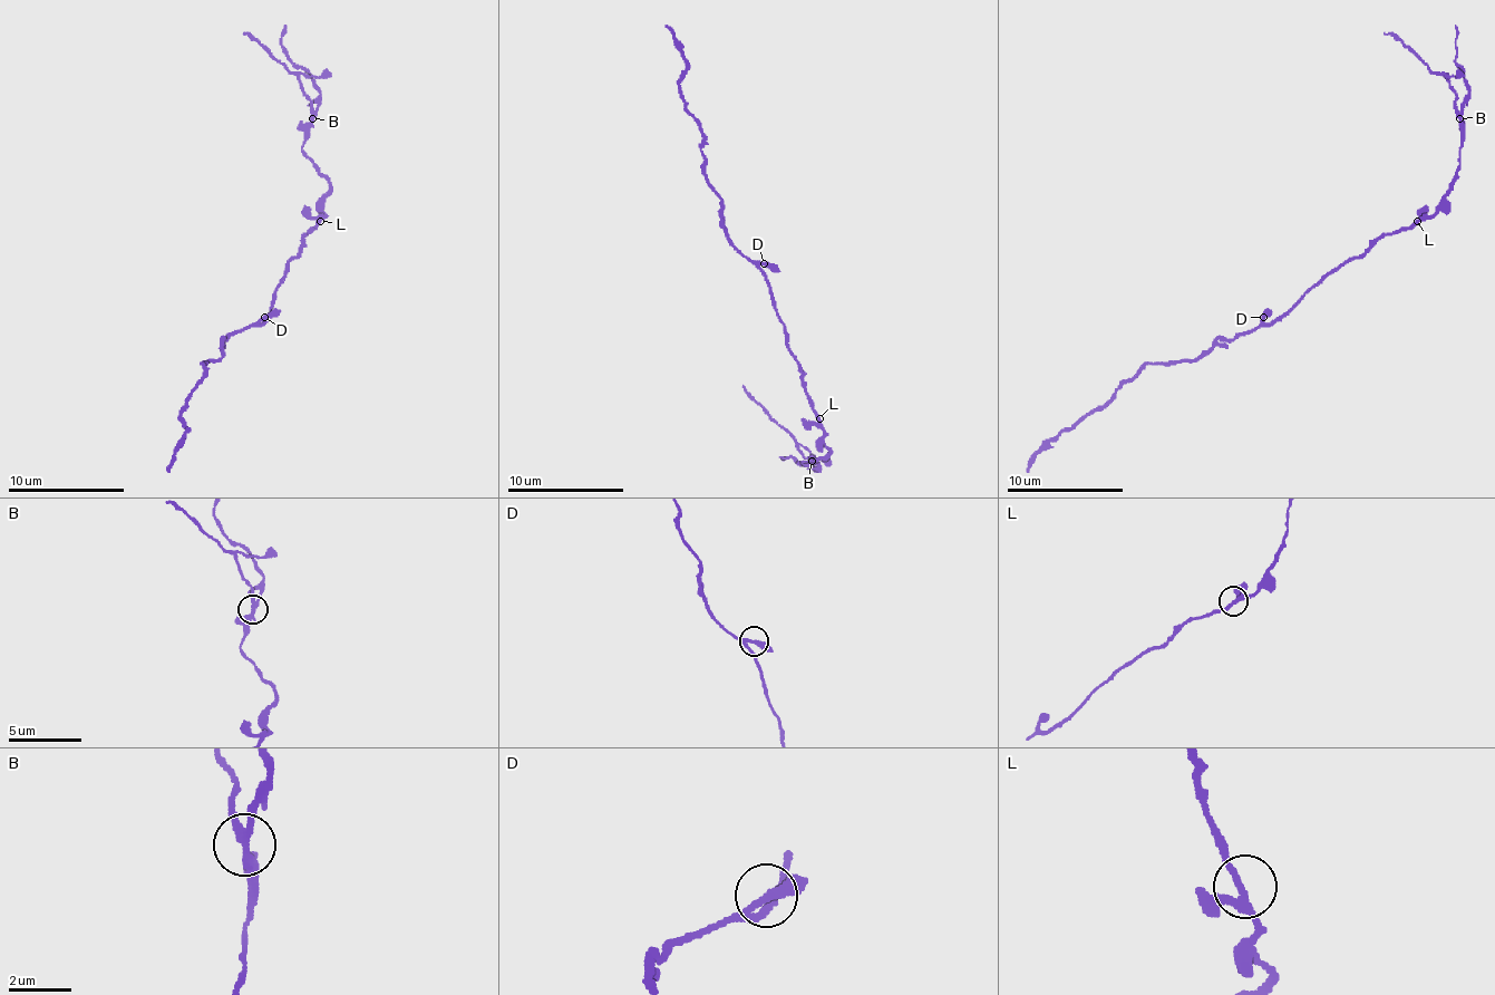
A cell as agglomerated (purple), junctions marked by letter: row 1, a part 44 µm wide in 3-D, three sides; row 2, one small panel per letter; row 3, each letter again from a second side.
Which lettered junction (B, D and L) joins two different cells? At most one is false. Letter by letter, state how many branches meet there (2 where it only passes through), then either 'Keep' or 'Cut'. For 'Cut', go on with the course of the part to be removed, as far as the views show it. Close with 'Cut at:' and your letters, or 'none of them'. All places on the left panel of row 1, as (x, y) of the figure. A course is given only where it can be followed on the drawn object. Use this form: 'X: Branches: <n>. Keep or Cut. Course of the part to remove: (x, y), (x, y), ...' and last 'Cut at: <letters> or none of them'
B: Branches: 3. Cut. Course of the part to remove: (311, 119), (311, 102), (299, 78), (244, 31)
D: Branches: 3. Keep
L: Branches: 3. Keep
Cut at: B

